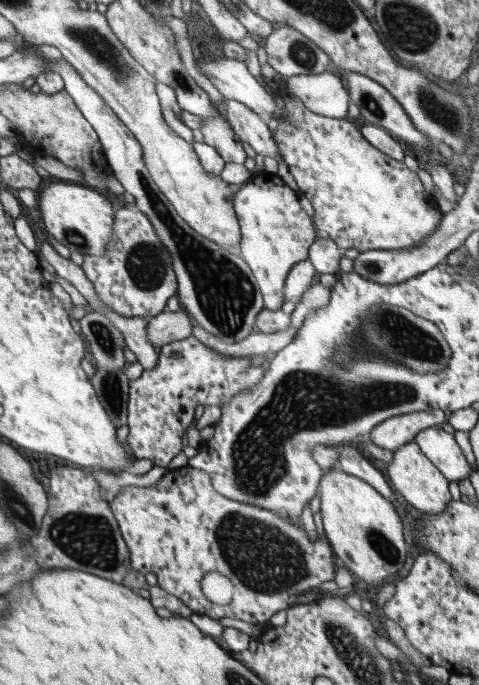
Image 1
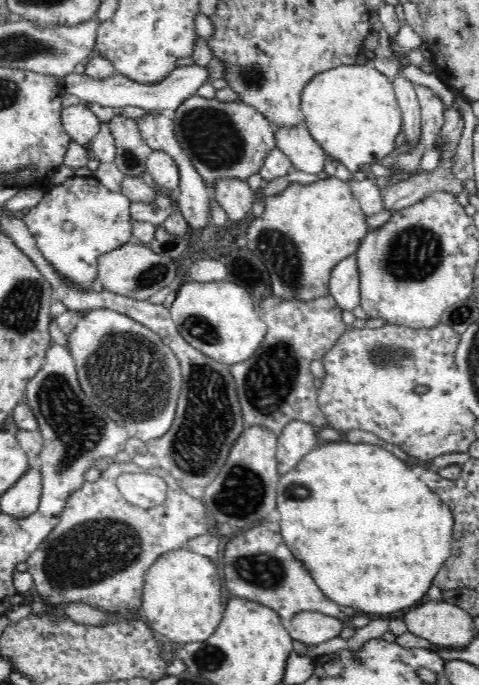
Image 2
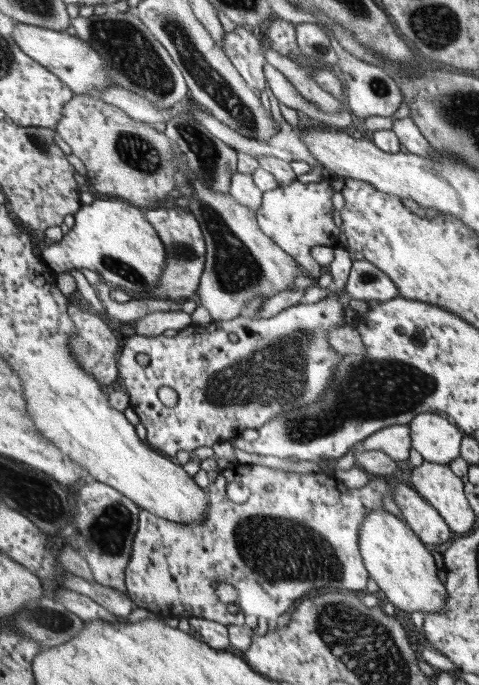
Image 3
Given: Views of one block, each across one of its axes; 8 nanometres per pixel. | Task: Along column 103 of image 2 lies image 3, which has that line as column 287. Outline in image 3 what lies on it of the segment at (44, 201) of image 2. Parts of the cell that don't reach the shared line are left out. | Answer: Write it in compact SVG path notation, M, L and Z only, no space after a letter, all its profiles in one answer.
M296 180L285 186L278 186L263 194L262 203L256 209L257 220L262 232L277 242L302 266L310 276L319 277L325 271L311 255L314 245L335 247L339 245L339 221L332 203L335 190L330 182L322 180L320 183L302 184Z

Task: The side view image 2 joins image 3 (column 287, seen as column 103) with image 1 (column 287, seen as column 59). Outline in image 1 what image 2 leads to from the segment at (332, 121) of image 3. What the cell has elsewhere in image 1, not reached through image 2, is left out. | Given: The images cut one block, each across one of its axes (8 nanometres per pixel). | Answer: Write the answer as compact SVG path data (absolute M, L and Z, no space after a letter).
M334 69L320 74L296 75L285 78L290 92L296 95L306 108L318 115L330 118L346 118L348 91Z

